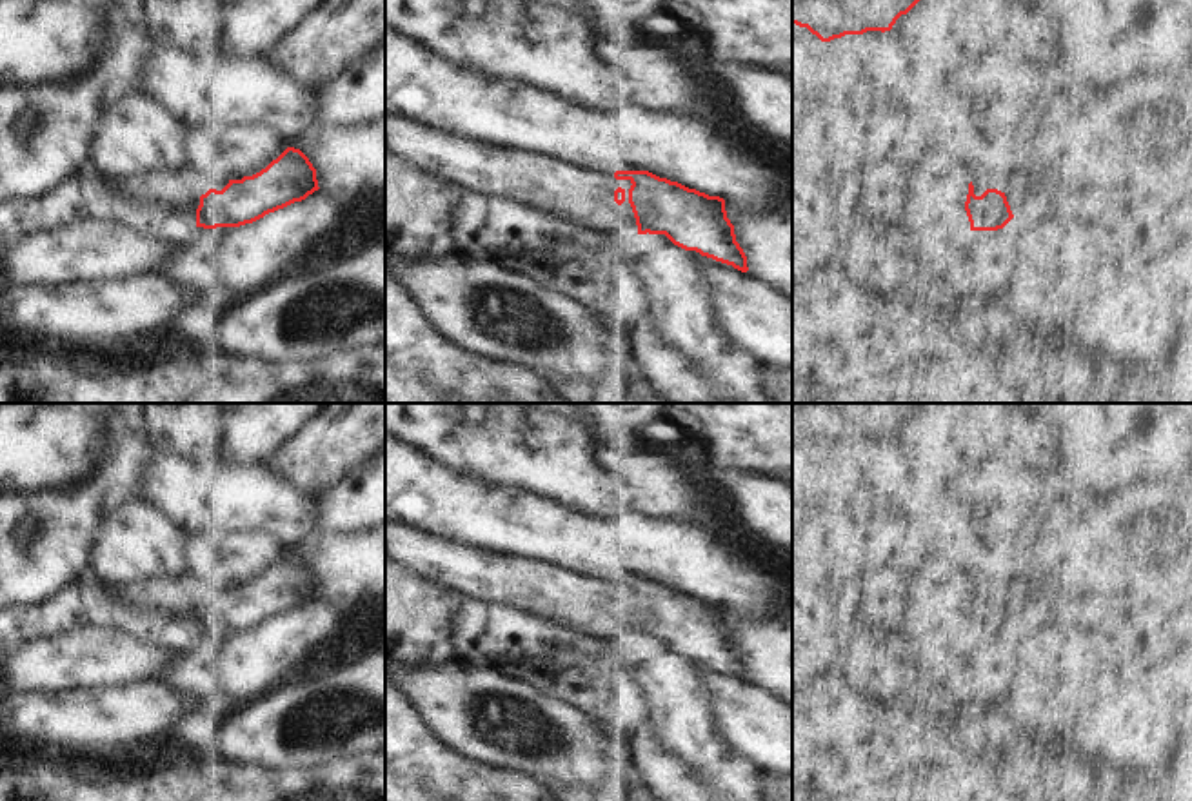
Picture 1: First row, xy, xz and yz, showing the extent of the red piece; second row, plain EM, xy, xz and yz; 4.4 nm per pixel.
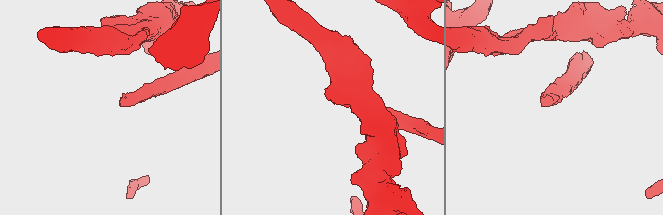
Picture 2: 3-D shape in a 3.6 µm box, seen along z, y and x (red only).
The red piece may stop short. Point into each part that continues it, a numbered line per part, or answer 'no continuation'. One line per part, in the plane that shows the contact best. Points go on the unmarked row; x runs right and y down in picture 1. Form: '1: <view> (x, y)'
1: xz (586, 605)

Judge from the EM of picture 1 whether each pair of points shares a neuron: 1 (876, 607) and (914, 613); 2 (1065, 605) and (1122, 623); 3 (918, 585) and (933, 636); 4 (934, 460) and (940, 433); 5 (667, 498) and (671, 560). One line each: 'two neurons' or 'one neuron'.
1: two neurons
2: one neuron
3: one neuron
4: one neuron
5: two neurons

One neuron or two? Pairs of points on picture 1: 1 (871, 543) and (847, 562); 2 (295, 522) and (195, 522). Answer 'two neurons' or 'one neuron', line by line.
1: two neurons
2: one neuron

